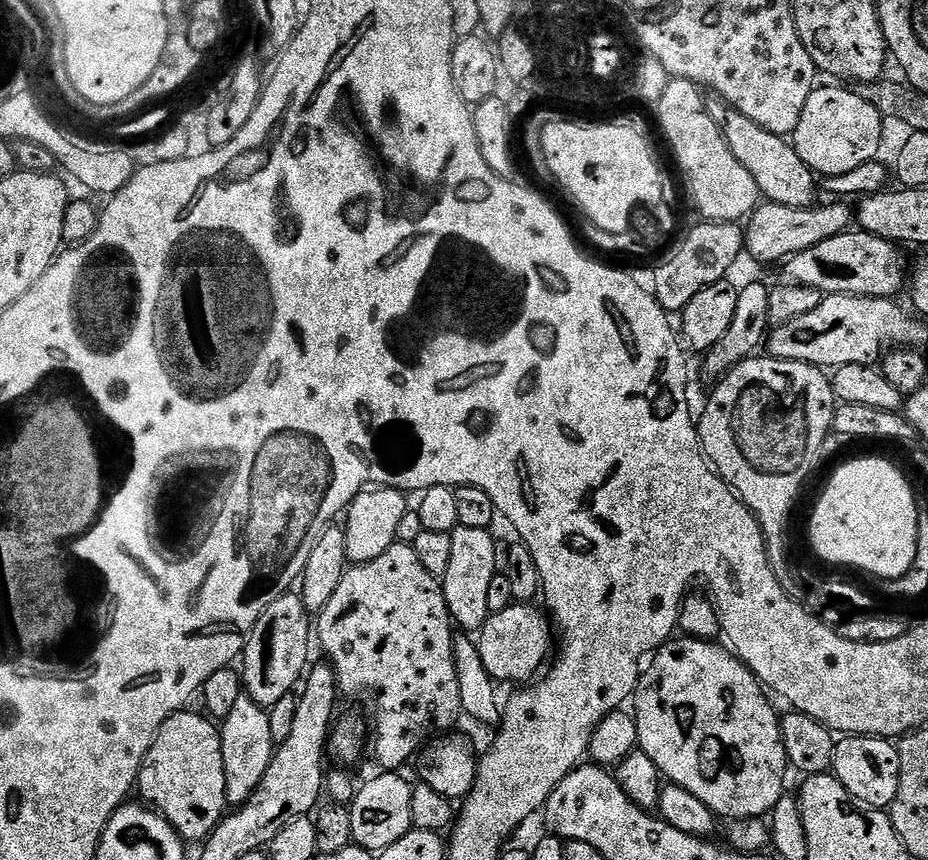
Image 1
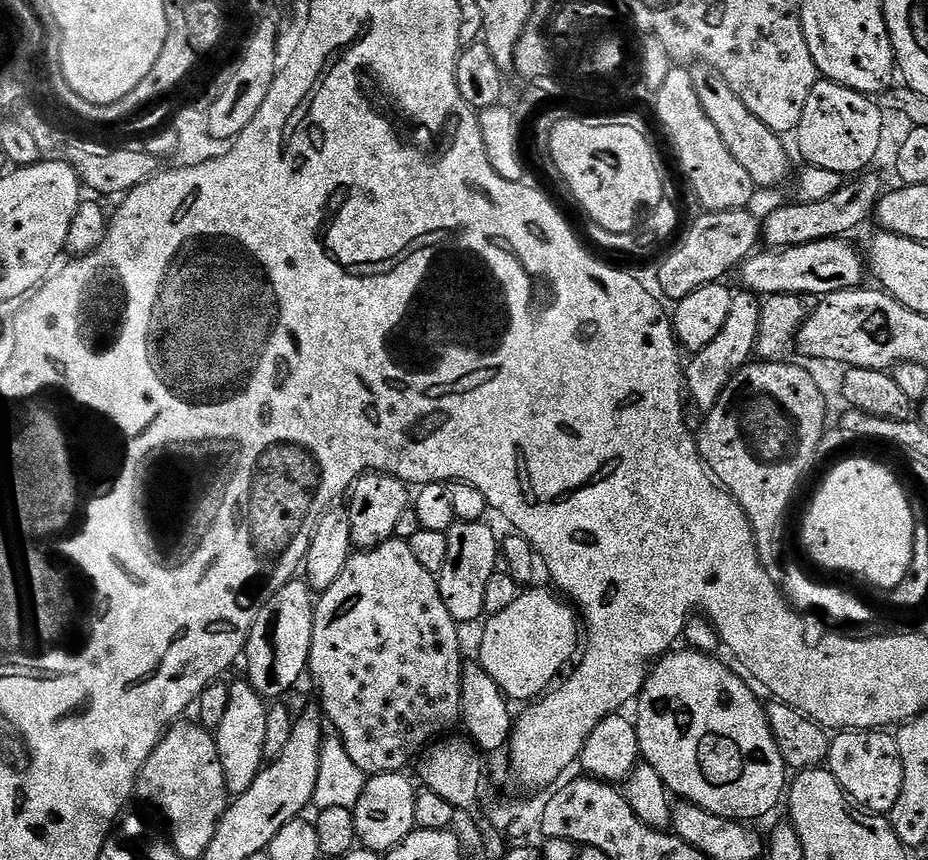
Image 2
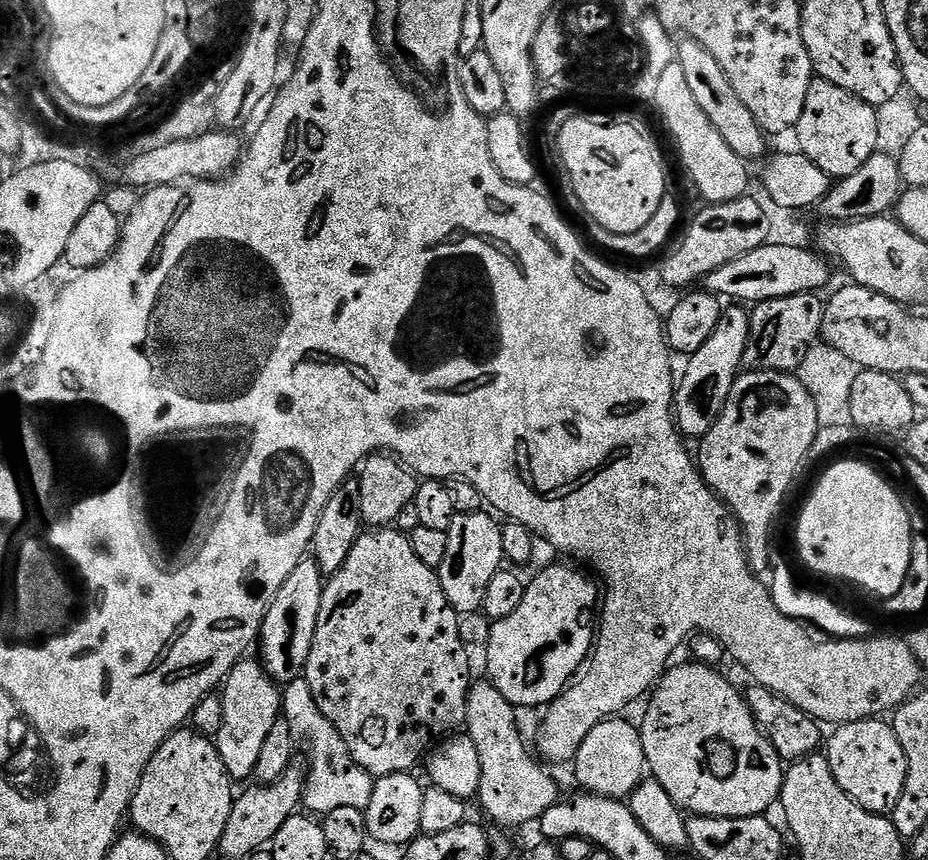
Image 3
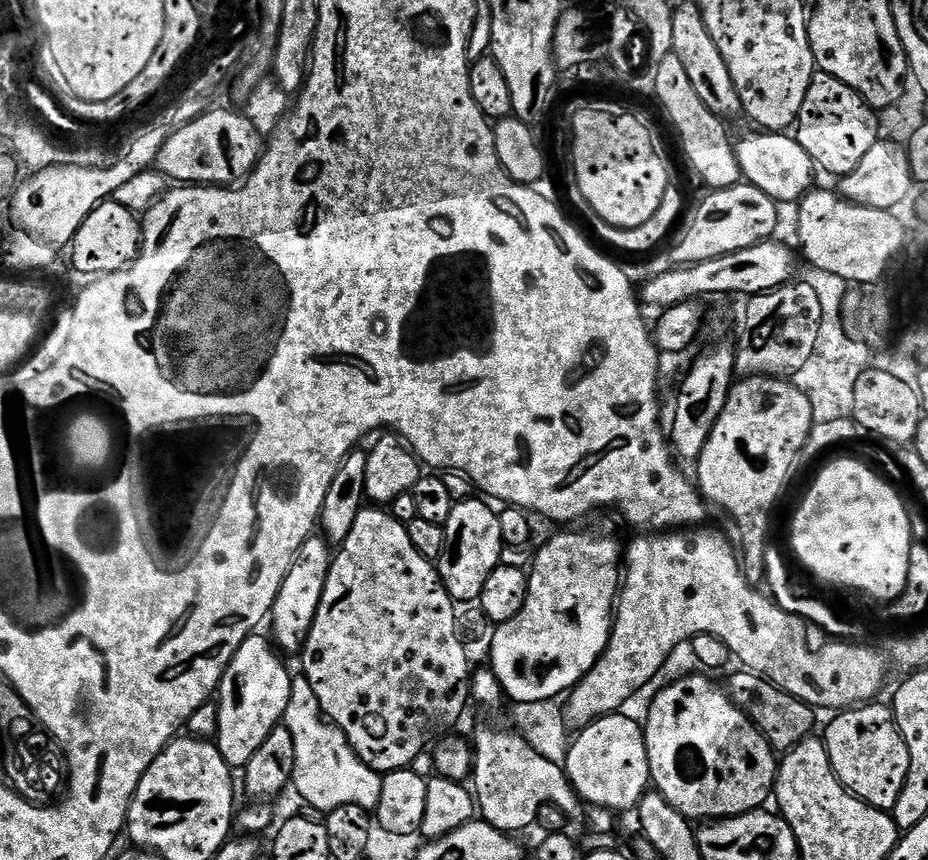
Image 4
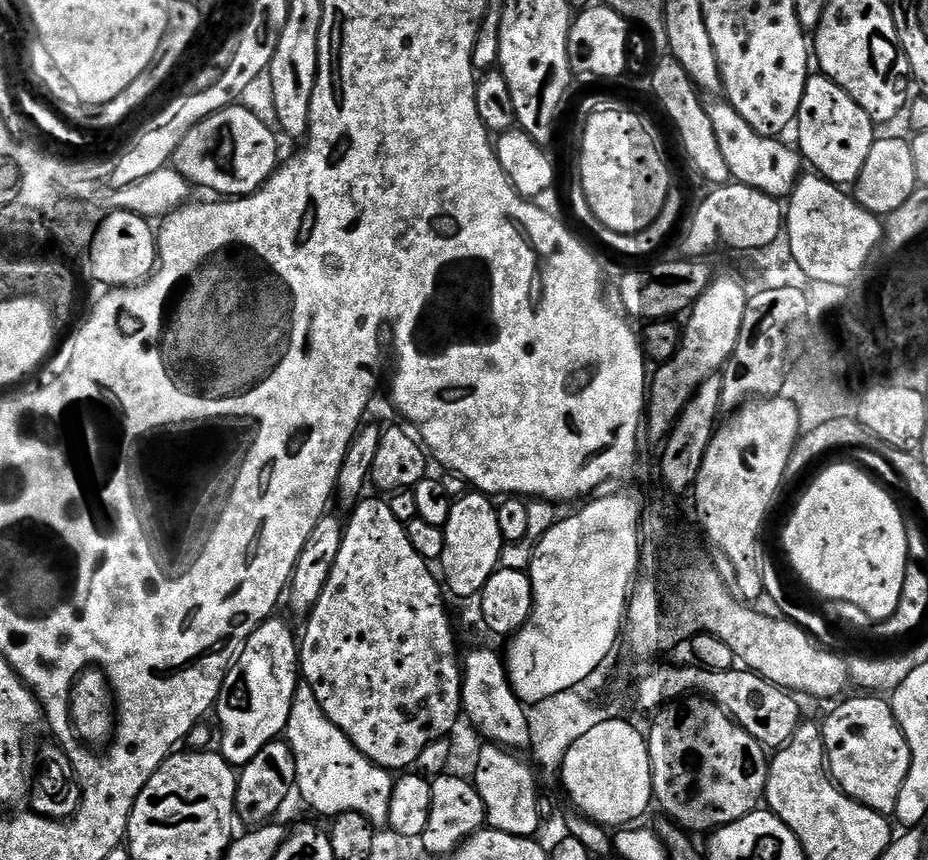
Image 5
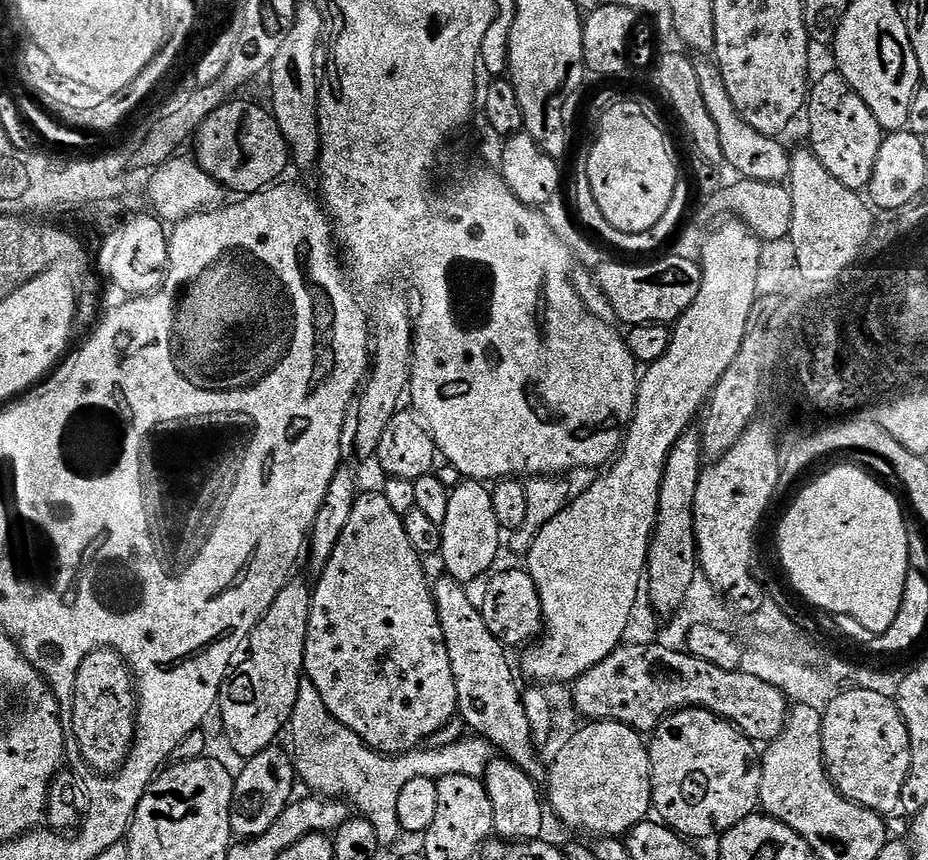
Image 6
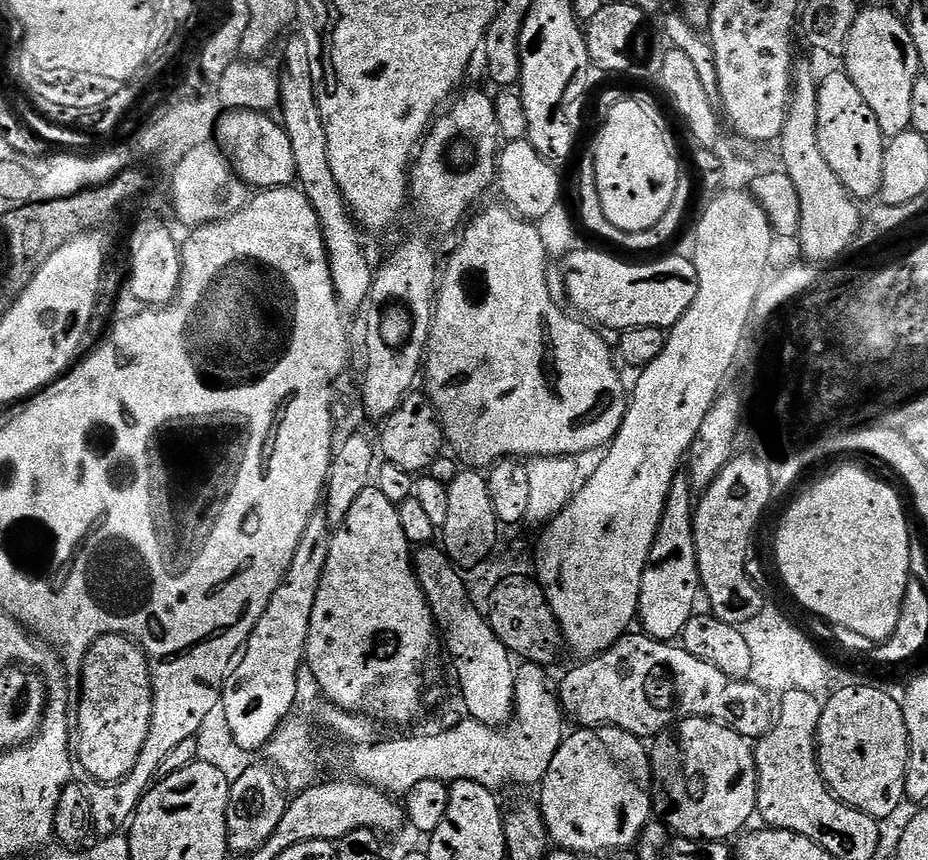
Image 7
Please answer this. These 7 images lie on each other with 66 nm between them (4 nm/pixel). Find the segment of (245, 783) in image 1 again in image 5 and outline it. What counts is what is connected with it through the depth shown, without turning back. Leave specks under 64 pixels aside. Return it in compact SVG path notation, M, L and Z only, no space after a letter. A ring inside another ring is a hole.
M269 618L263 620L250 634L250 638L240 650L240 655L232 662L224 675L222 690L216 700L215 715L220 715L218 724L218 751L229 764L243 766L262 750L271 740L277 739L285 731L290 718L291 704L294 702L298 683L298 636L284 620Z

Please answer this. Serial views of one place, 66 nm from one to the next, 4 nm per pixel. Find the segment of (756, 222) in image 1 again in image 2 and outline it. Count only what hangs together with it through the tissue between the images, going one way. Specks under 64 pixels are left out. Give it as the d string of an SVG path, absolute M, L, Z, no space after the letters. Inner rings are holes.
M860 174L849 179L844 187L838 189L830 198L822 198L822 202L797 204L789 202L785 208L776 208L762 220L762 240L769 249L779 250L793 248L819 240L834 240L847 237L848 232L863 226L867 220L873 219L876 203L882 195L880 180L876 176Z

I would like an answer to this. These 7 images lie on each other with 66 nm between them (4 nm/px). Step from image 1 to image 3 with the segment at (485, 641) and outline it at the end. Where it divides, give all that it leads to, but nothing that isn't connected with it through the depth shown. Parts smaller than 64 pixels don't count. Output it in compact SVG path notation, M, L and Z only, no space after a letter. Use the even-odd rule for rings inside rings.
M572 562L564 563L568 564L552 564L549 568L542 569L533 580L529 579L518 610L514 610L514 614L510 614L507 618L495 621L488 632L487 679L513 708L528 706L543 709L553 700L557 700L577 673L585 667L592 651L598 592L596 596L596 588L592 585L591 578L580 569L583 567Z

